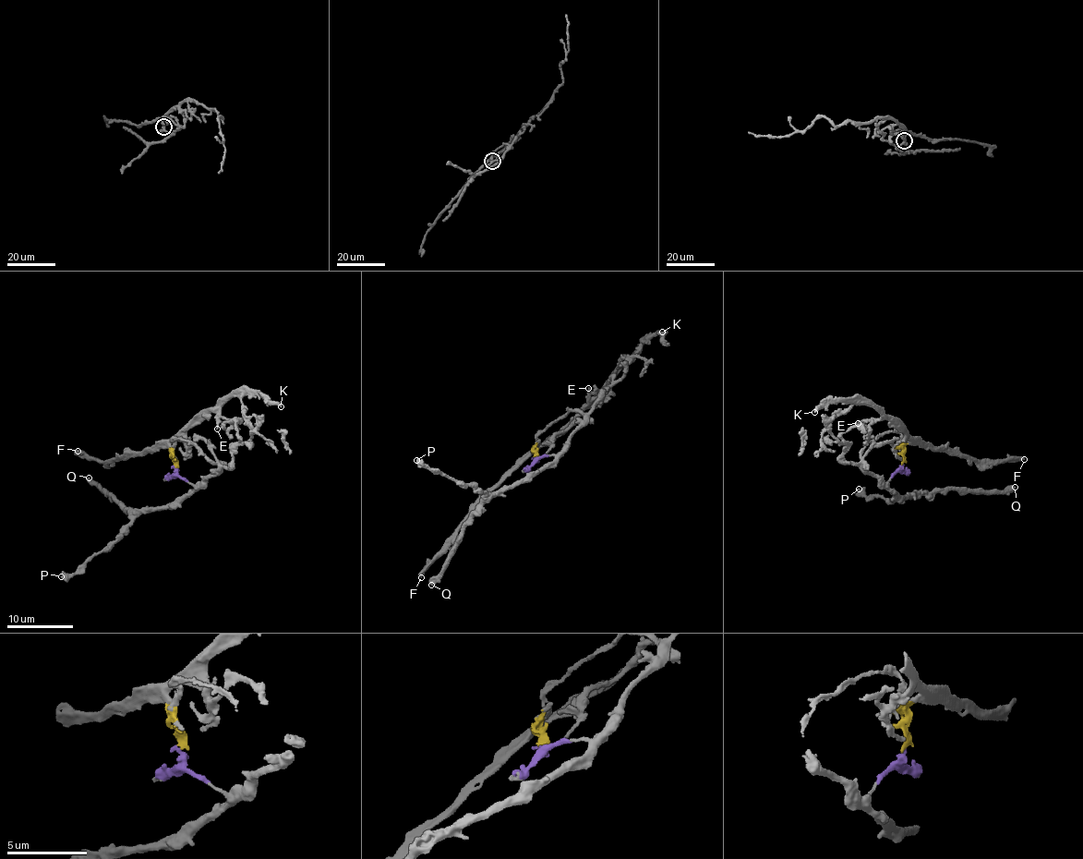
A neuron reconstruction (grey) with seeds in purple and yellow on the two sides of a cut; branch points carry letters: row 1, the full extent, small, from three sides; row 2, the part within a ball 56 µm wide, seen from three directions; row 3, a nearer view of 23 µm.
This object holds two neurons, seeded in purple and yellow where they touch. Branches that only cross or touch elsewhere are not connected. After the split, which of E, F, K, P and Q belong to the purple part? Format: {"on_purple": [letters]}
{"on_purple": ["P", "Q"]}

